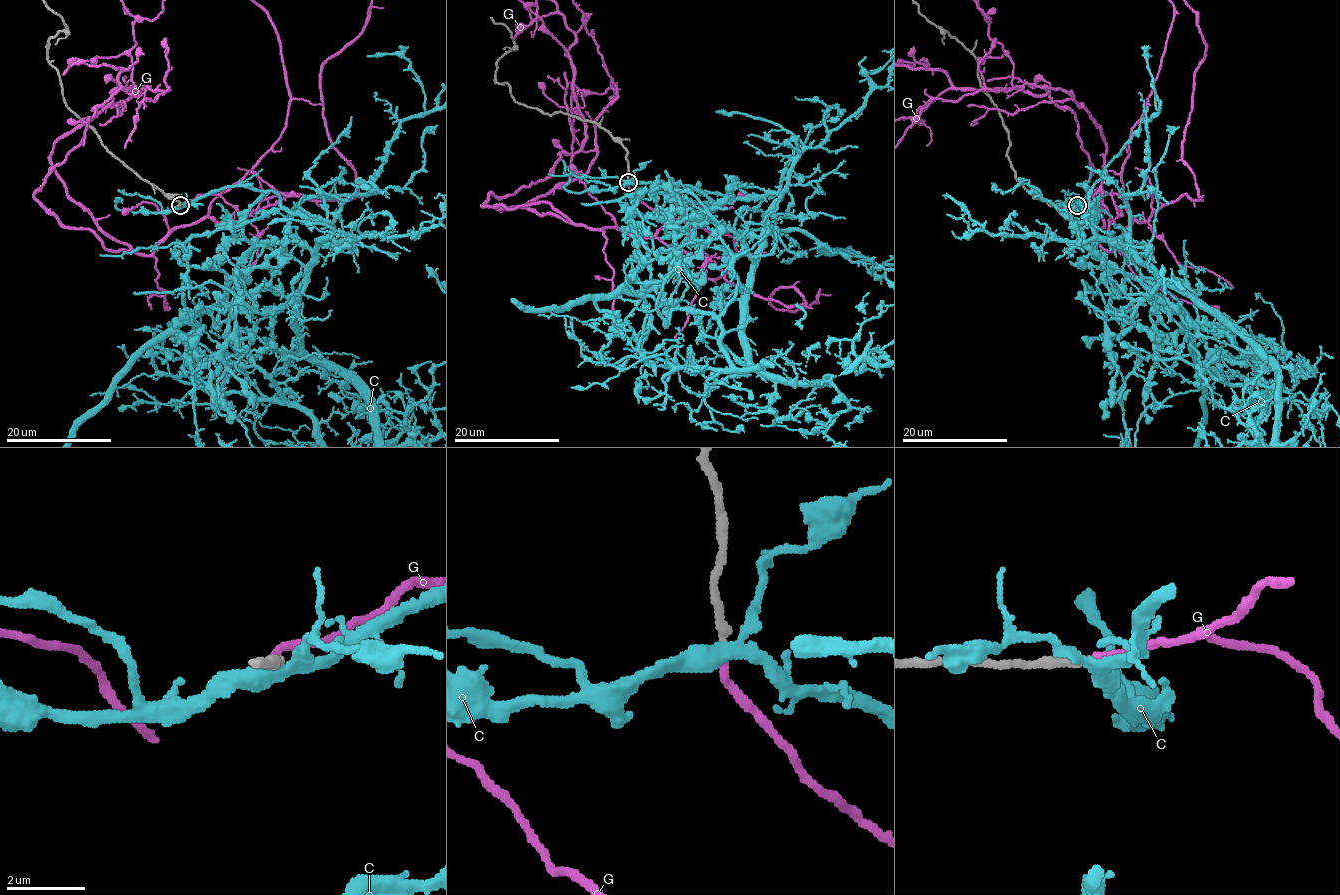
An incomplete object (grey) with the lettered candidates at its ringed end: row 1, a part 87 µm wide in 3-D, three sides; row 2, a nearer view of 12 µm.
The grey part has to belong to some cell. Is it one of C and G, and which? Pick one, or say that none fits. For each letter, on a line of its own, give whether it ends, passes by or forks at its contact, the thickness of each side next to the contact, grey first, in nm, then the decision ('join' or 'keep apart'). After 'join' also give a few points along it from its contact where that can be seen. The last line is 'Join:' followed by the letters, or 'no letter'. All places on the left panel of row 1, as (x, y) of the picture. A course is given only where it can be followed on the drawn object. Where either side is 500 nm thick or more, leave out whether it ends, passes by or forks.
C: it forks there; 240 nm thick on the grey side, 340 nm on the other; keep apart
G: it ends there; 240 nm thick on the grey side, 200 nm on the other; join; it runs (180, 205), (227, 192), (280, 136), (290, 96), (282, 58), (269, 15)
Join: G

